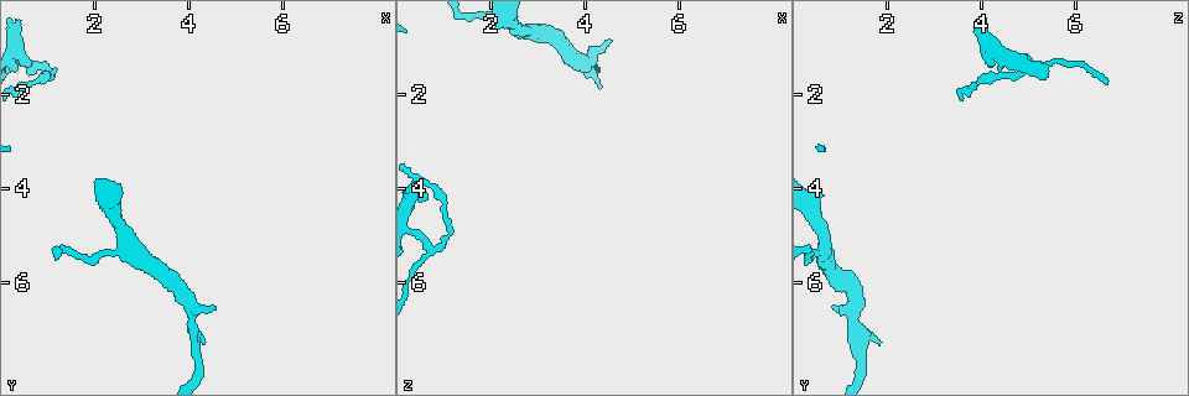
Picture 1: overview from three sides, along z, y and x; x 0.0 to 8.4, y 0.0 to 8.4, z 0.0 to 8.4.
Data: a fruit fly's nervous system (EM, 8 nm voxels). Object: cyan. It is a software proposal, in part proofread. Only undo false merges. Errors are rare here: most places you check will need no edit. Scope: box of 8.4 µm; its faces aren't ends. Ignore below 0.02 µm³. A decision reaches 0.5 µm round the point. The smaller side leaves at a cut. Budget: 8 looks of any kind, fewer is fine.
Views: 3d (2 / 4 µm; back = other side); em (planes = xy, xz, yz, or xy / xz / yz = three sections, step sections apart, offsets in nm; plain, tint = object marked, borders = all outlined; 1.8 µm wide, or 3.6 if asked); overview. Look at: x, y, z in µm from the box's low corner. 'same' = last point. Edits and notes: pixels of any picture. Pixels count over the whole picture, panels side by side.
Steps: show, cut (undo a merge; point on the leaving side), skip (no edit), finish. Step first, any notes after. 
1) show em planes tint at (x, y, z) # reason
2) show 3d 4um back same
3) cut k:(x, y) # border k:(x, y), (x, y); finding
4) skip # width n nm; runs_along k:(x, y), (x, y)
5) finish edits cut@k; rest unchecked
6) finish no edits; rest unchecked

show 3d 4um at (0.70, 1.40, 5.25) # two arms in line, one across

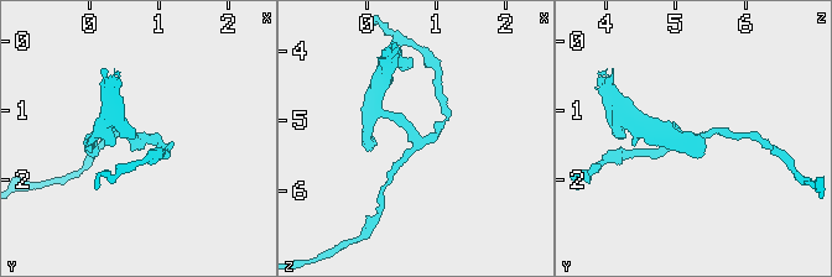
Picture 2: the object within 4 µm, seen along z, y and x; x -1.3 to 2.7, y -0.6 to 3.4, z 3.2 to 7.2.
show em planes plain at (0.65, 1.40, 5.25) # arms 3; need the tissue

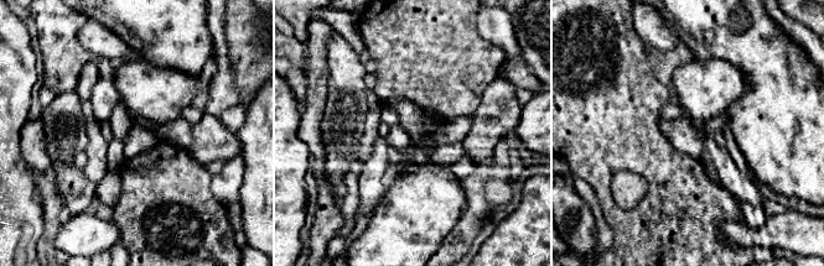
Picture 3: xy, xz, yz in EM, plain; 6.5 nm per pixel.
show em planes tint same

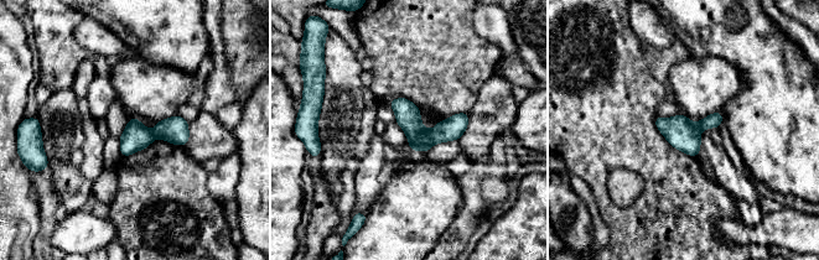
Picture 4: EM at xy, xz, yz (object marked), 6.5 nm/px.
cut 4:(408, 115) # width 160 nm; border 4:(428, 131), (419, 141), (409, 144); a second cell is stuck on

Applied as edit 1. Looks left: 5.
show em planes tint at (4.00, 6.85, 1.30) # thick turns thin

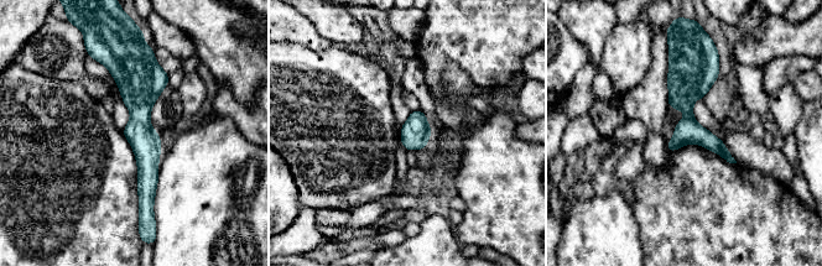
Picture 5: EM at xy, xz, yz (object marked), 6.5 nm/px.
skip # runs_along 5:(124, 55), (140, 78), (144, 202); continuous, no second cell

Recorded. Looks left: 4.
show 3d 2um at (2.65, 5.10, 0.60) # sudden change in width

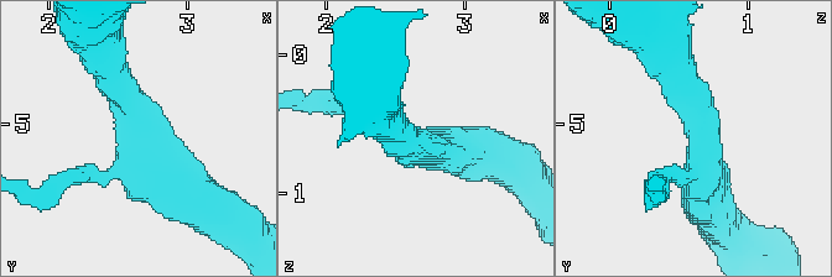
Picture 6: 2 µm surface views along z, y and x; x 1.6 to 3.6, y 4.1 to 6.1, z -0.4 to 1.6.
show em planes borders at (2.66, 5.16, 0.64) # arms 3

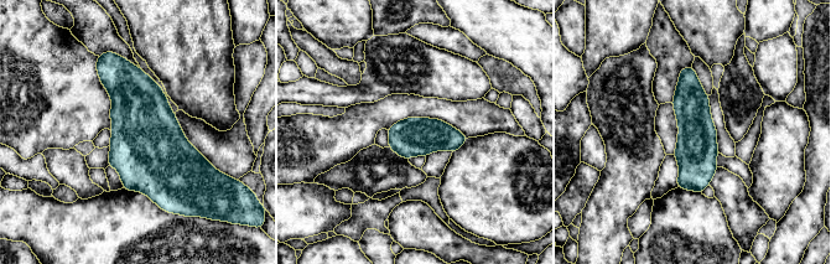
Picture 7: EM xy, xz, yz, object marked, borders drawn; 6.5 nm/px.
skip # width 260 nm; runs_along 7:(689, 70), (699, 189); all the same cell

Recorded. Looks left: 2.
finish edits cut@4; rest unchecked

